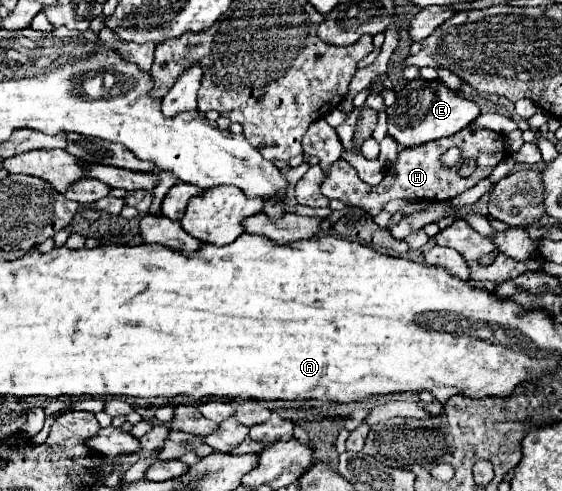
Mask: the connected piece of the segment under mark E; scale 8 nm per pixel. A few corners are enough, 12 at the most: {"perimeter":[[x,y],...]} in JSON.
{"perimeter":[[418,77],[386,109],[402,147],[458,133],[480,105]]}

